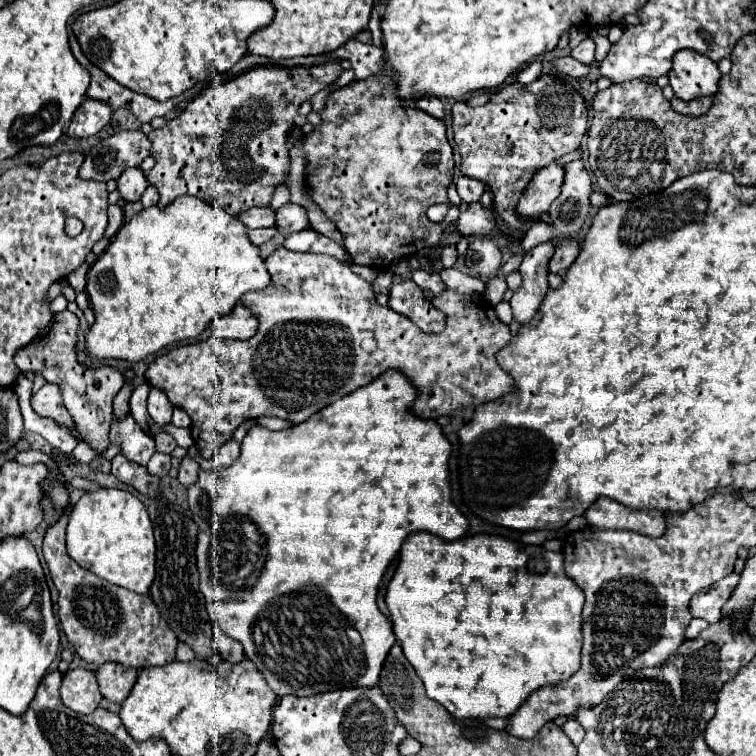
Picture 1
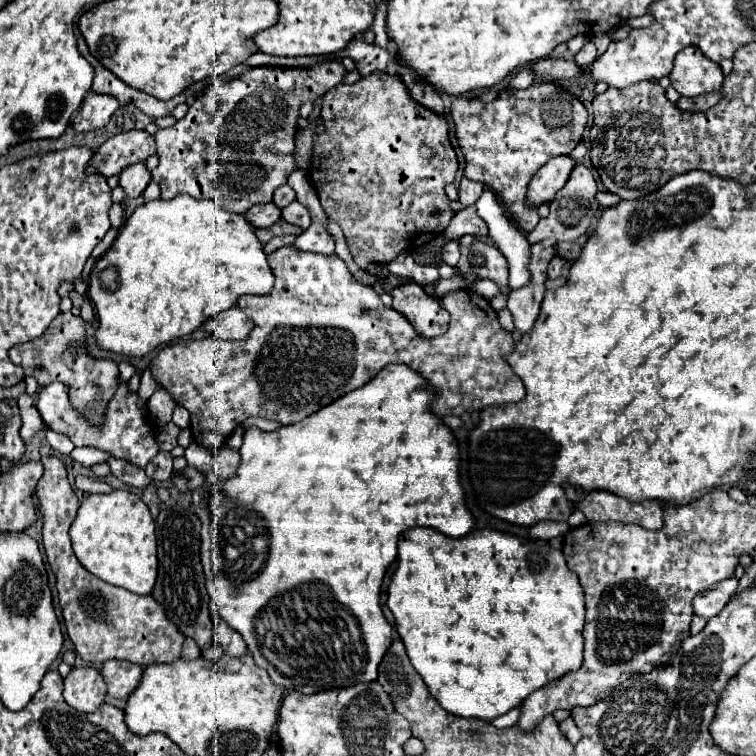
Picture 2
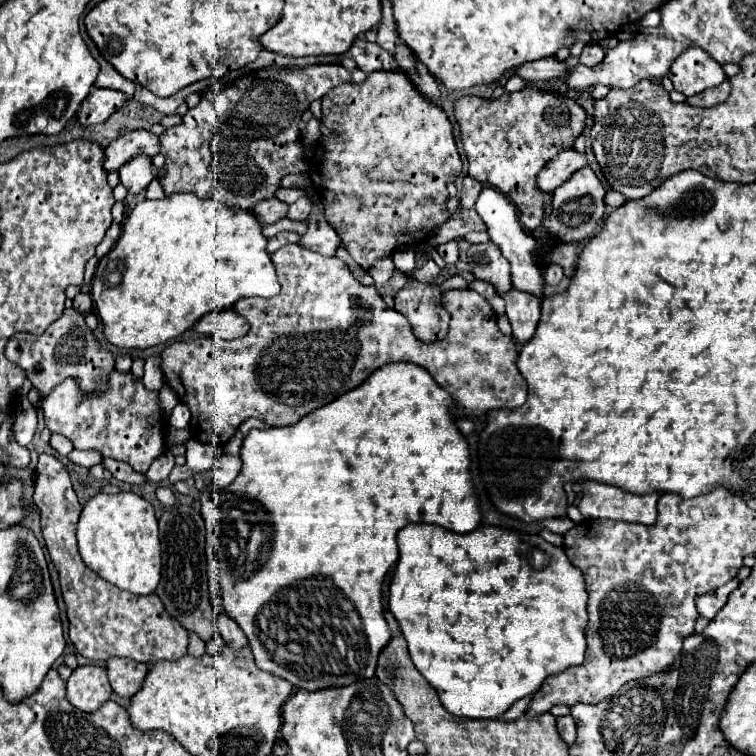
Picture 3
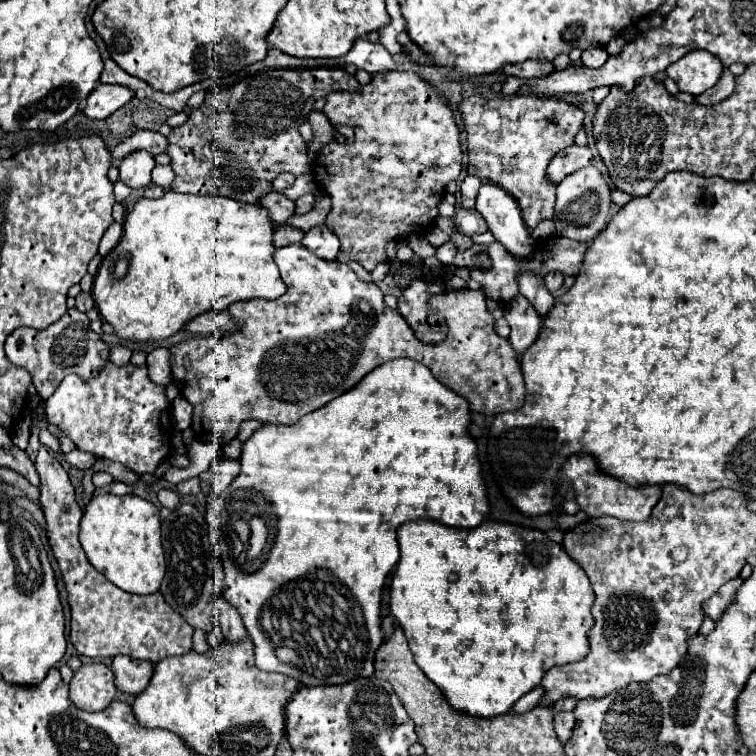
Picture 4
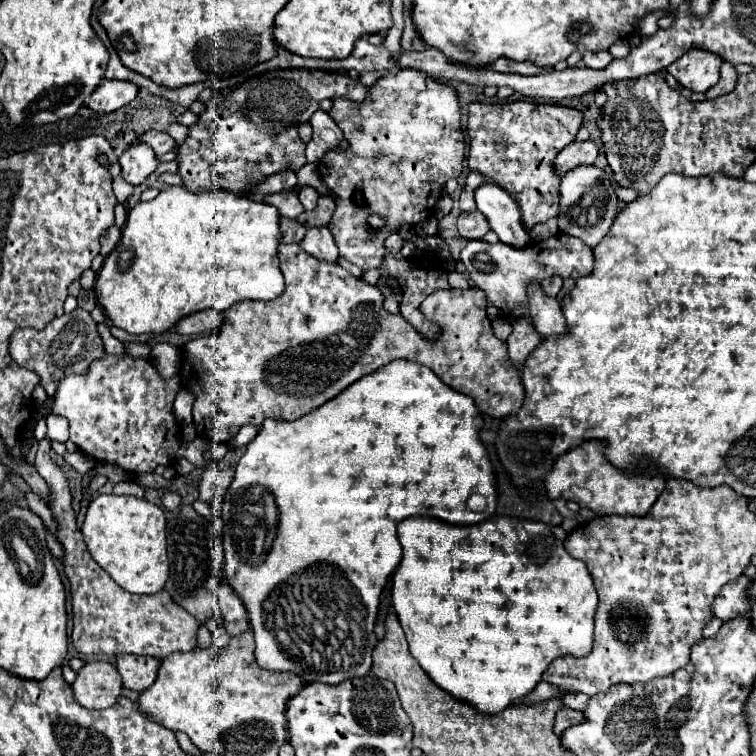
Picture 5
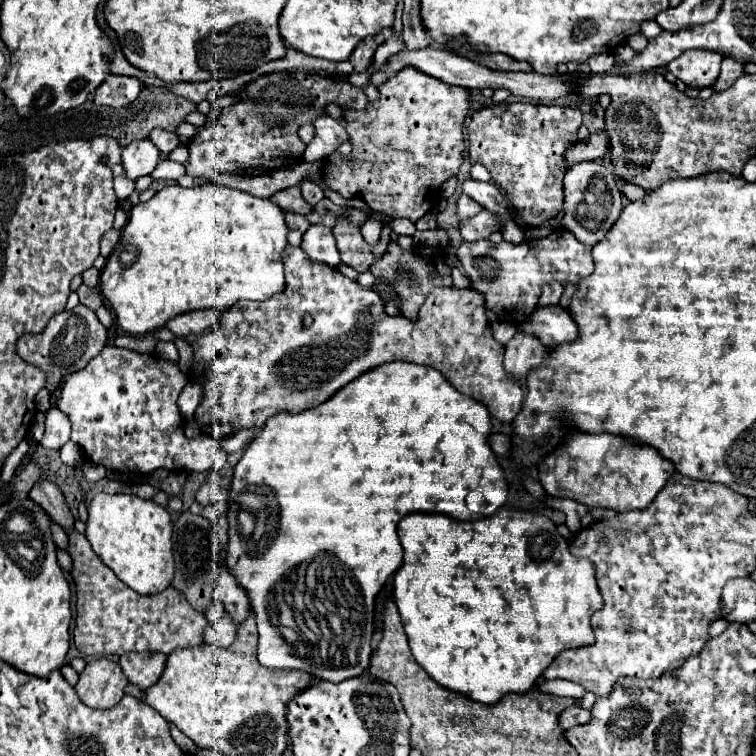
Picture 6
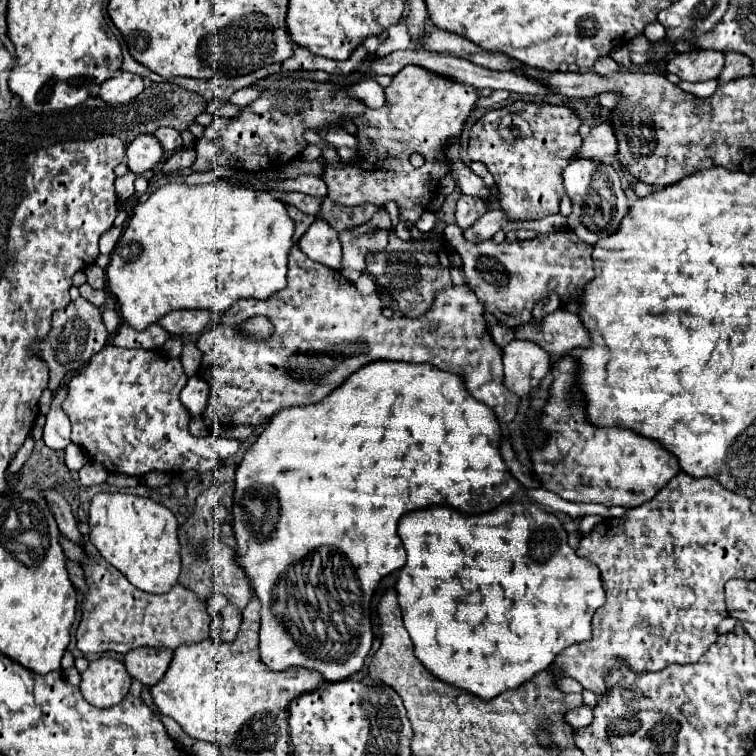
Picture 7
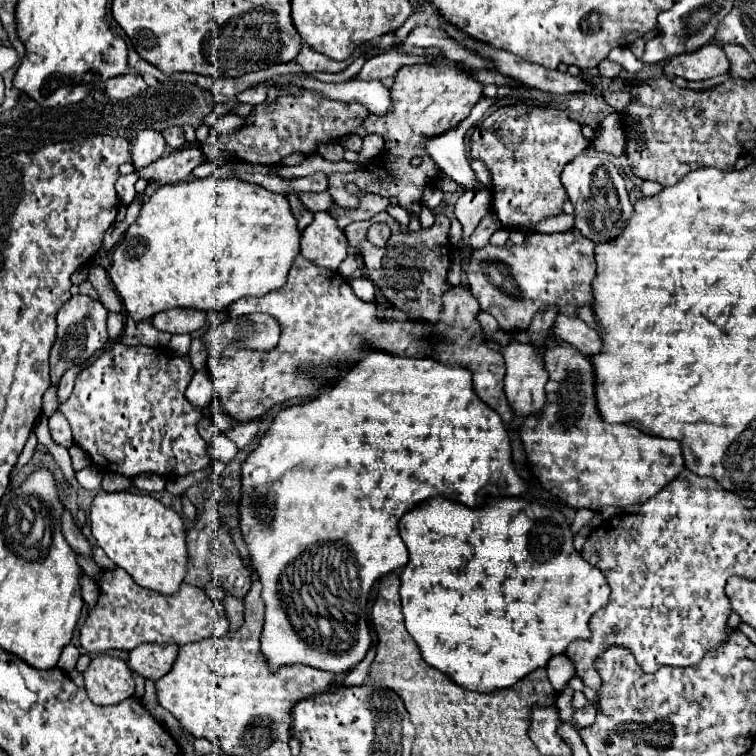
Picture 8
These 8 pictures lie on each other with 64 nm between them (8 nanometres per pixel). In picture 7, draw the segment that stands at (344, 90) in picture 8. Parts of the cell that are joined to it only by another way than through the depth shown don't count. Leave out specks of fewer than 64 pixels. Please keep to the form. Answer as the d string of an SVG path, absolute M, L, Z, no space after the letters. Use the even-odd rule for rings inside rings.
M364 80L358 84L352 84L348 88L348 96L362 100L368 108L382 108L384 106L384 88L376 80Z

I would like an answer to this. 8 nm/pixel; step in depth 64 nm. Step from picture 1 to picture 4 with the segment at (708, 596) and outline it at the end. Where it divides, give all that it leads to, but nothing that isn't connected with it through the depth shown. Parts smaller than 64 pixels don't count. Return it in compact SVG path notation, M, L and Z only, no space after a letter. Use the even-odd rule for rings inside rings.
M734 578L730 582L726 582L716 594L712 594L708 600L704 600L704 614L712 620L718 620L722 616L722 612L726 610L726 606L732 602L732 598L736 596L736 590L740 588L742 578Z

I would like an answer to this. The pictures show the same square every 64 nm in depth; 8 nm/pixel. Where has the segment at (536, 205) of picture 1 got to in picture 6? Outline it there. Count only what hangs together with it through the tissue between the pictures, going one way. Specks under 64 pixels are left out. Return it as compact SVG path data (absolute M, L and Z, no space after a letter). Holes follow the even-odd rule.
M606 132L590 134L586 140L580 140L572 148L568 148L568 152L564 154L566 168L572 166L572 164L578 164L578 162L600 160L604 154L608 154L608 136L606 136Z

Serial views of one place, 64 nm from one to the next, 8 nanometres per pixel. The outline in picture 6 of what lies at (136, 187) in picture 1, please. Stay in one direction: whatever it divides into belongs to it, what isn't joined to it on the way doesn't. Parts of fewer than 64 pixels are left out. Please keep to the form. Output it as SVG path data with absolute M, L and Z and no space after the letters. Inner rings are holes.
M136 140L136 142L128 144L122 152L124 174L126 174L126 178L130 178L134 182L140 176L152 174L158 160L160 160L160 152L148 140Z

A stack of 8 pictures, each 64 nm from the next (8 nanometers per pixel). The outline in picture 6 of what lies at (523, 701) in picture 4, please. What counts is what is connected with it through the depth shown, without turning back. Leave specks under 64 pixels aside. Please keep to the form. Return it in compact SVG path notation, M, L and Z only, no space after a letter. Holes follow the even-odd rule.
M546 680L544 684L540 684L542 692L550 692L554 696L570 696L570 698L580 698L586 690L574 682L568 680Z

